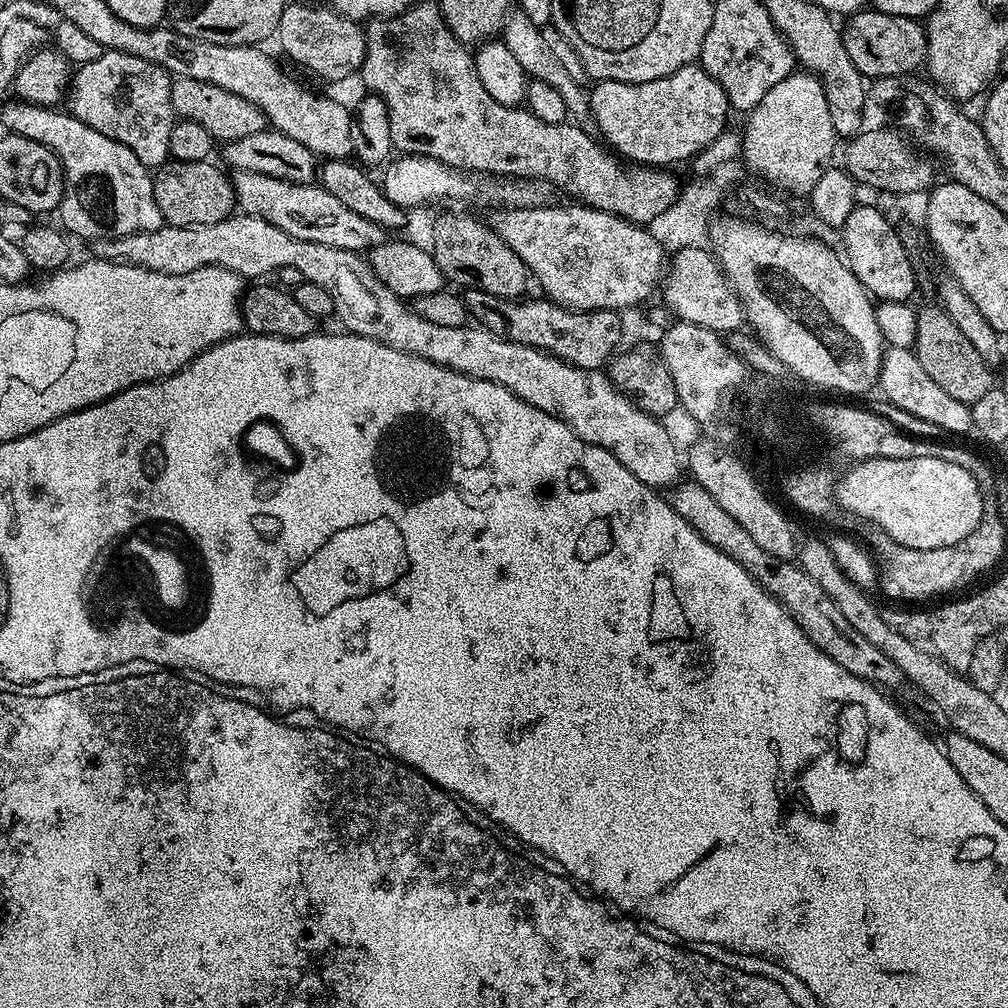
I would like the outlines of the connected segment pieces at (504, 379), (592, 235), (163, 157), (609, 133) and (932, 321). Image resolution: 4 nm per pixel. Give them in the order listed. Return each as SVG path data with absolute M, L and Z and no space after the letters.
M233 214L227 216L222 222L199 224L198 226L165 224L158 230L116 236L113 240L93 240L90 248L92 248L91 255L97 260L129 264L171 276L190 274L194 270L206 266L218 266L226 270L234 270L234 274L238 274L241 278L249 278L248 276L268 278L271 277L268 276L271 272L273 275L279 273L281 268L294 266L294 270L302 273L304 280L322 286L322 290L326 290L326 294L330 294L335 319L340 319L344 323L341 325L355 336L374 338L394 350L402 350L406 354L426 358L430 362L434 362L438 366L446 366L458 374L466 374L470 378L506 386L506 390L510 390L510 394L522 398L522 402L530 402L530 406L566 422L572 427L578 438L612 452L614 458L618 458L618 462L622 462L622 466L626 466L626 470L630 470L630 474L634 474L634 478L638 478L638 482L649 484L651 488L664 490L664 487L667 489L681 479L682 460L681 457L680 460L676 457L676 444L672 441L671 434L660 425L663 423L657 417L643 412L632 399L617 390L612 385L611 375L607 371L579 368L532 346L522 346L513 340L503 340L501 336L494 334L488 328L469 326L468 324L437 326L434 322L426 322L416 312L415 307L408 305L407 308L404 305L407 303L402 297L394 294L394 290L390 290L390 286L386 286L386 282L382 282L382 278L378 278L378 274L374 274L367 259L359 252L290 238L290 234L286 234L286 230L278 230L278 226L270 226L270 222L266 222L262 218L243 214Z
M568 202L565 208L502 208L490 217L492 229L522 258L531 279L540 283L547 299L573 312L597 312L610 310L619 313L620 308L632 308L640 304L652 291L661 287L666 275L665 248L651 237L647 227L631 224L612 212L603 212L579 202Z
M105 50L94 62L79 65L73 71L67 111L86 122L98 134L122 142L149 170L160 168L170 157L170 130L178 119L170 102L173 77L162 66L122 51Z
M699 63L687 64L682 70L654 82L627 84L602 80L595 87L588 96L591 123L596 124L597 130L609 140L607 143L613 153L619 154L625 161L632 160L628 162L636 166L672 166L668 164L676 164L679 160L691 161L726 130L727 124L724 123L730 115L726 94Z
M933 306L933 308L920 308L916 313L916 342L914 351L918 362L922 362L922 370L950 394L950 398L958 398L958 402L971 405L978 402L978 398L986 395L986 390L994 387L992 380L993 369L985 363L978 350L974 350L970 338L950 322L950 318L945 314L943 308Z

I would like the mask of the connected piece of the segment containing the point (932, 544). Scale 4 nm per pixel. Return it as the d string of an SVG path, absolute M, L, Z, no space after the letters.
M886 458L853 463L834 484L836 503L845 513L874 522L894 542L918 550L954 546L983 518L984 493L970 473L942 458Z

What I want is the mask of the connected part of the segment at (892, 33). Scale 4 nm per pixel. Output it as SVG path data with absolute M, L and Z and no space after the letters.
M861 10L849 15L847 20L848 25L842 28L846 54L850 54L850 62L854 62L864 78L908 78L919 64L921 67L927 61L928 33L920 20L882 14L875 10Z

